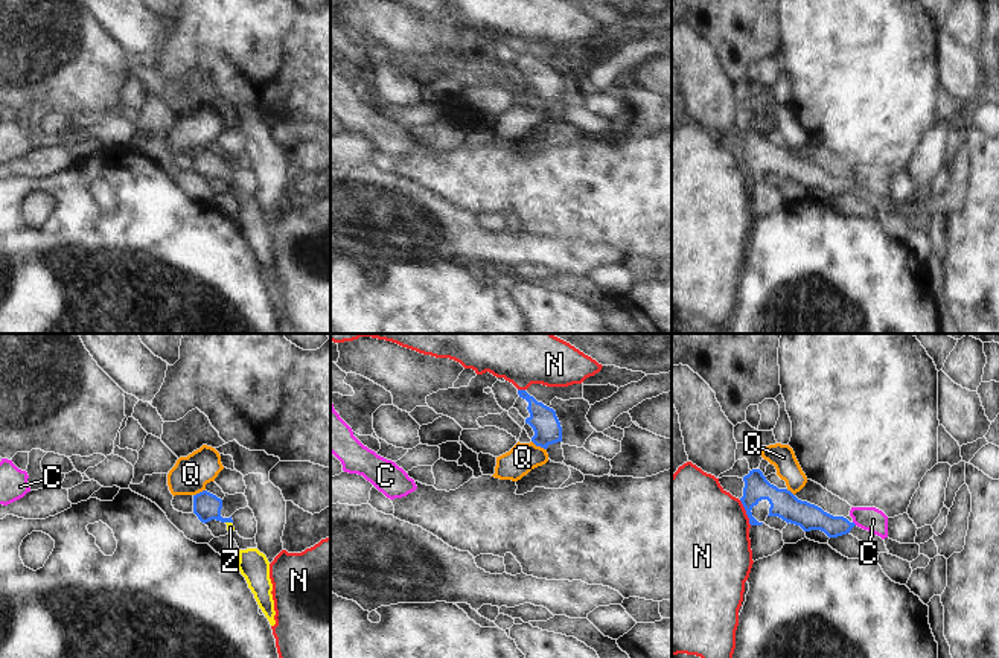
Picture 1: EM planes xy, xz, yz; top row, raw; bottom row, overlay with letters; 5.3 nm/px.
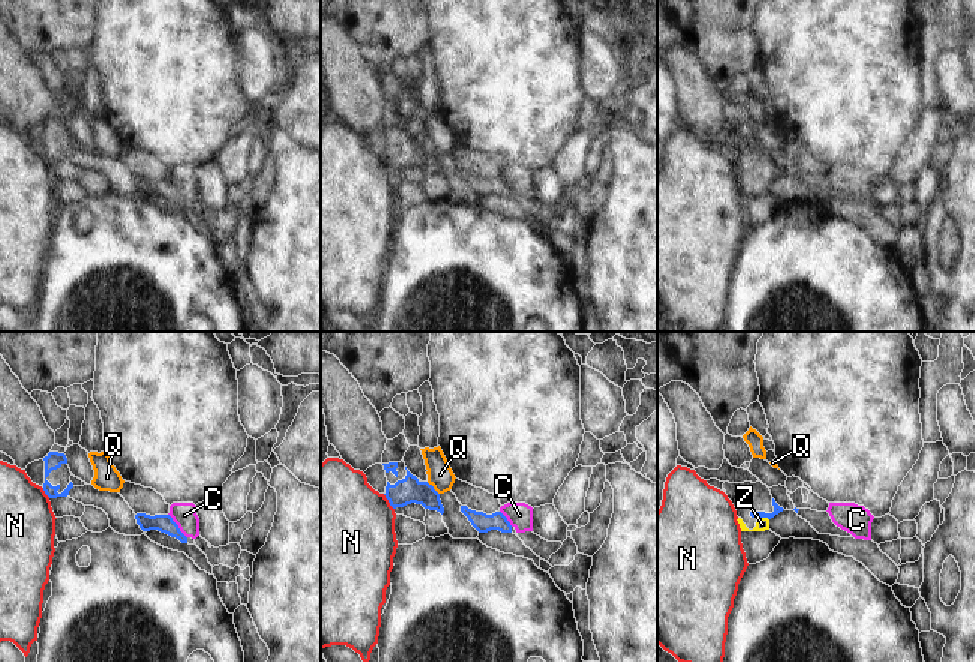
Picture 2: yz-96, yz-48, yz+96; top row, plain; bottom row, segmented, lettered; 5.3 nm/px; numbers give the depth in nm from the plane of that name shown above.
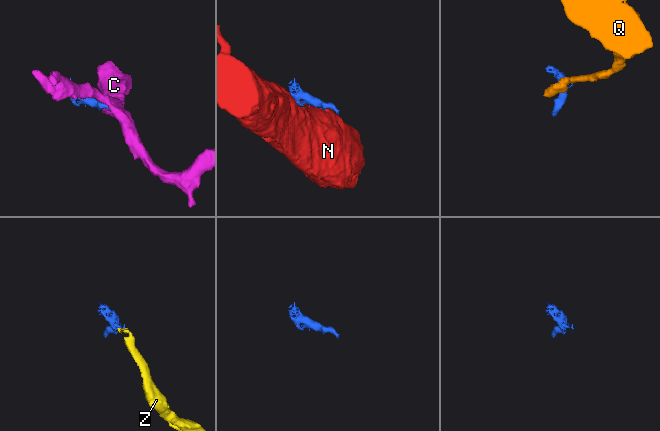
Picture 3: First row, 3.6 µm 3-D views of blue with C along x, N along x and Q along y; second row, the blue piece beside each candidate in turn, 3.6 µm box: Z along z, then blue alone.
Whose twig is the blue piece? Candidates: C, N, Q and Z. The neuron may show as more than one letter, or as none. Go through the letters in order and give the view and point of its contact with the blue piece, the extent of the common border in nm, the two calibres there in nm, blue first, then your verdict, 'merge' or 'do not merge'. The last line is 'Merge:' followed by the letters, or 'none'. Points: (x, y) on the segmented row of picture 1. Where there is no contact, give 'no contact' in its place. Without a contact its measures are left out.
C: no contact; do not merge
N: contact yz (746, 512); length 150 nm; calibres 150 and 480 nm; do not merge
Q: contact xz (539, 445); length 90 nm; calibres 150 and 160 nm; do not merge
Z: contact xy (229, 521); length 30 nm; calibres 140 and 40 nm; merge
Merge: Z

